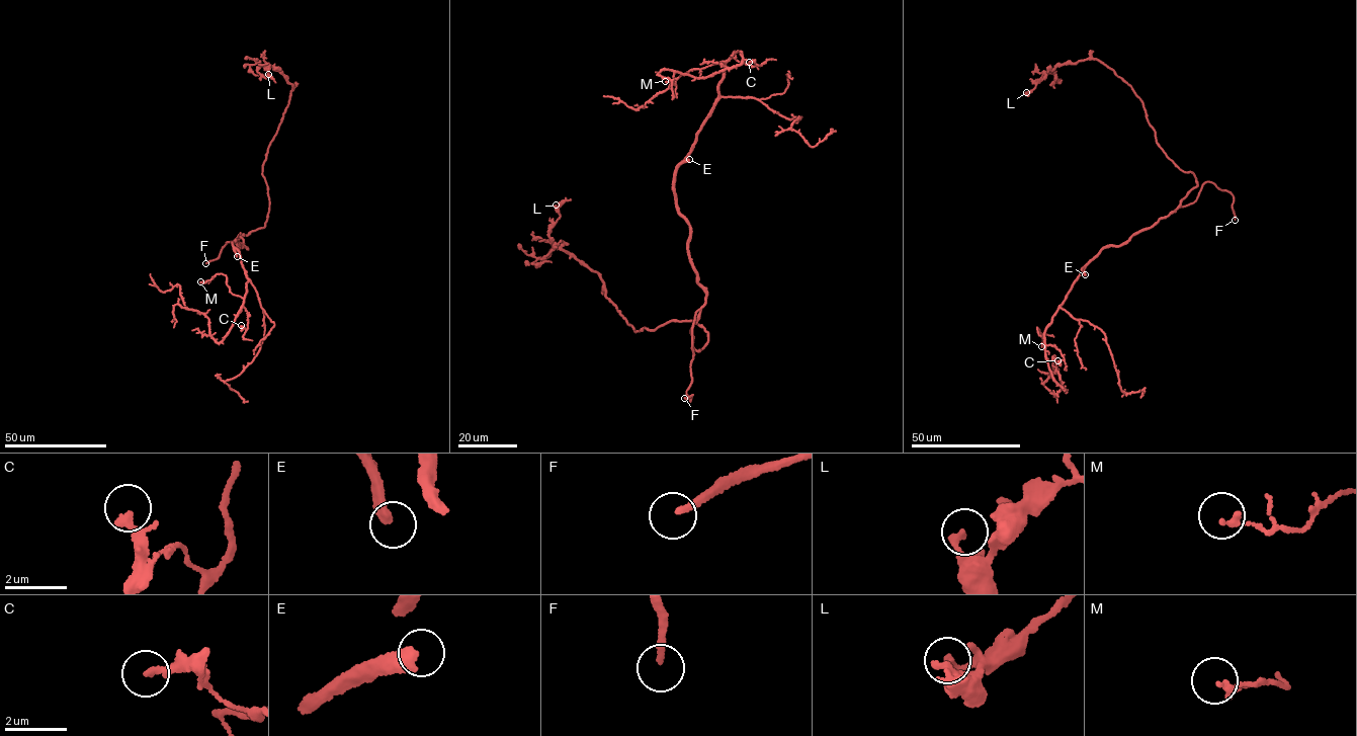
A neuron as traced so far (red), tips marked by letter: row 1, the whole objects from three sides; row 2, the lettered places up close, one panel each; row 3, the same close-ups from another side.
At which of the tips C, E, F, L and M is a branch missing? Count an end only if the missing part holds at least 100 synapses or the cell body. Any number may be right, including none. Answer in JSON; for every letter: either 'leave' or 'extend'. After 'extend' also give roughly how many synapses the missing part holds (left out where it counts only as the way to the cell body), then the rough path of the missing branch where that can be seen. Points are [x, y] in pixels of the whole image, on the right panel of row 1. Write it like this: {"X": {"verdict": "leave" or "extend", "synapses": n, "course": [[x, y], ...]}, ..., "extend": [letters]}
{"C": {"verdict": "leave"}, "E": {"verdict": "extend", "synapses": 300, "course": [[1085, 274], [1086, 316], [1104, 359], [1133, 358], [1129, 335], [1134, 339], [1135, 327], [1146, 320]]}, "F": {"verdict": "extend", "course": [[1235, 220], [1235, 234], [1245, 279]]}, "L": {"verdict": "leave"}, "M": {"verdict": "leave"}, "extend": ["E", "F"]}

